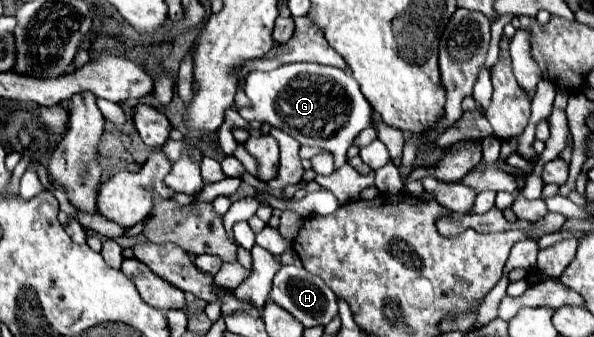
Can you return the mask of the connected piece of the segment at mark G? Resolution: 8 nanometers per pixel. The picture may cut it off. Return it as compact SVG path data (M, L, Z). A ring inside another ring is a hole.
M283 64L271 72L251 72L245 80L245 94L249 96L253 106L241 108L239 114L247 122L251 122L251 120L267 122L275 128L281 128L283 132L293 136L303 146L317 146L317 148L331 152L335 156L337 168L341 168L345 164L345 152L351 146L351 142L357 138L357 134L361 130L365 130L367 126L371 126L373 108L361 94L357 80L341 68L321 66L321 64Z

